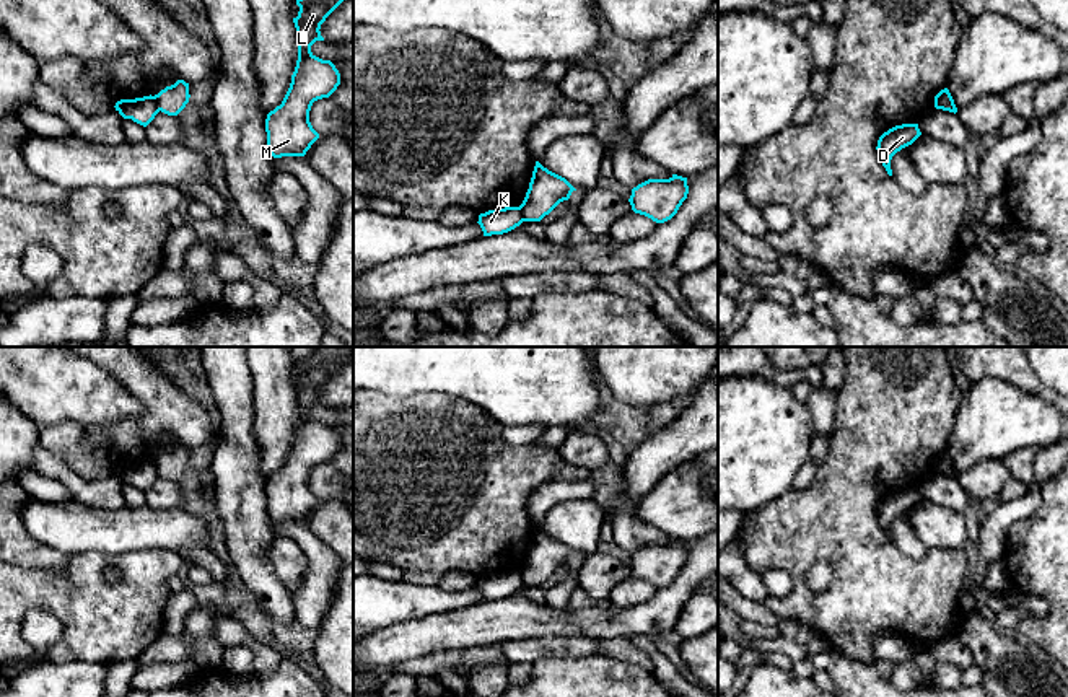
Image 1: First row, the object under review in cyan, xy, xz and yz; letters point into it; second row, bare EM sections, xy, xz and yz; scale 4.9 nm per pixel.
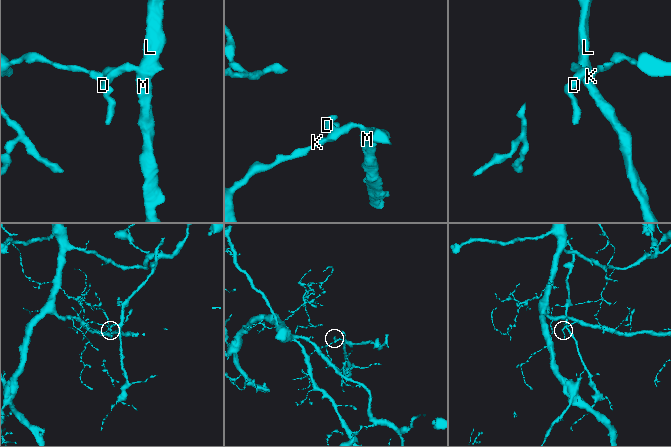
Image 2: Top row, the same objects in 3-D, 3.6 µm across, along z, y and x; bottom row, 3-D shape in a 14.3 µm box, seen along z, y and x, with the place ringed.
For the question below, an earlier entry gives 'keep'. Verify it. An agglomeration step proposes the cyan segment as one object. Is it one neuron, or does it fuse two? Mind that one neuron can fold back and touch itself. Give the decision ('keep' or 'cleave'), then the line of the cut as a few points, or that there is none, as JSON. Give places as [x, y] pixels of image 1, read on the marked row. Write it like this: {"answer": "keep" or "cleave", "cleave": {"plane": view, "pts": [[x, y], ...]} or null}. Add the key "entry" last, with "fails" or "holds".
{"answer": "cleave", "cleave": {"plane": "xz", "pts": [[520, 206], [525, 220]]}, "entry": "fails"}

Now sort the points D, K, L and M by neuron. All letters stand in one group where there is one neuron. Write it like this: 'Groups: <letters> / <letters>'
Groups: D L M / K

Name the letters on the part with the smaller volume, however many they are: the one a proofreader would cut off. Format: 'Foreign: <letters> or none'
Foreign: D, L, M

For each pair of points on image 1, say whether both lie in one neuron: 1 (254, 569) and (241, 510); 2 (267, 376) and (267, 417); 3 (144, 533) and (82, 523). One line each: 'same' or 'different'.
1: same
2: same
3: same

